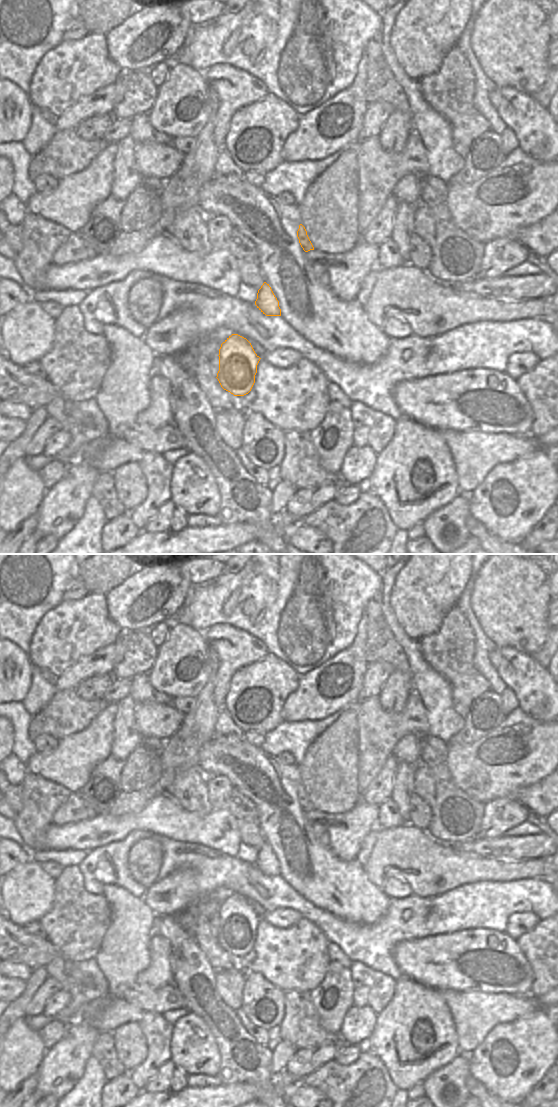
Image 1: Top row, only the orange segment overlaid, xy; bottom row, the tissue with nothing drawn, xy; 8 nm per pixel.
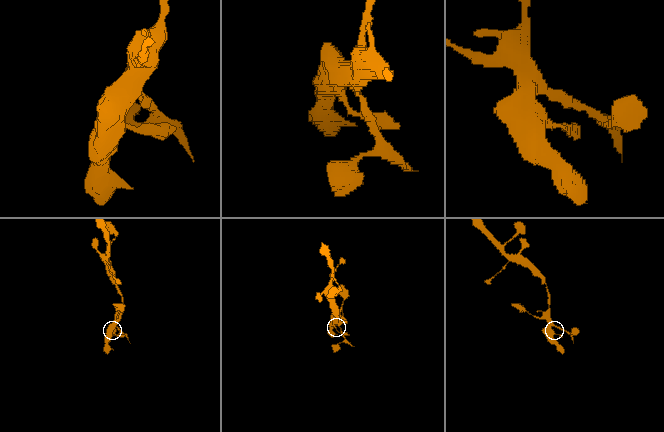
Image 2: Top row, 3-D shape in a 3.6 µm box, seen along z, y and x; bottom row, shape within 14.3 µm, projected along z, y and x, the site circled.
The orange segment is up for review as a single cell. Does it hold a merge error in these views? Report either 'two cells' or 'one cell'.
one cell

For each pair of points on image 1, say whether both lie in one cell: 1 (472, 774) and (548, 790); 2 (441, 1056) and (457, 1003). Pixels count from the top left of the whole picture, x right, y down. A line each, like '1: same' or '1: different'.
1: different
2: different

